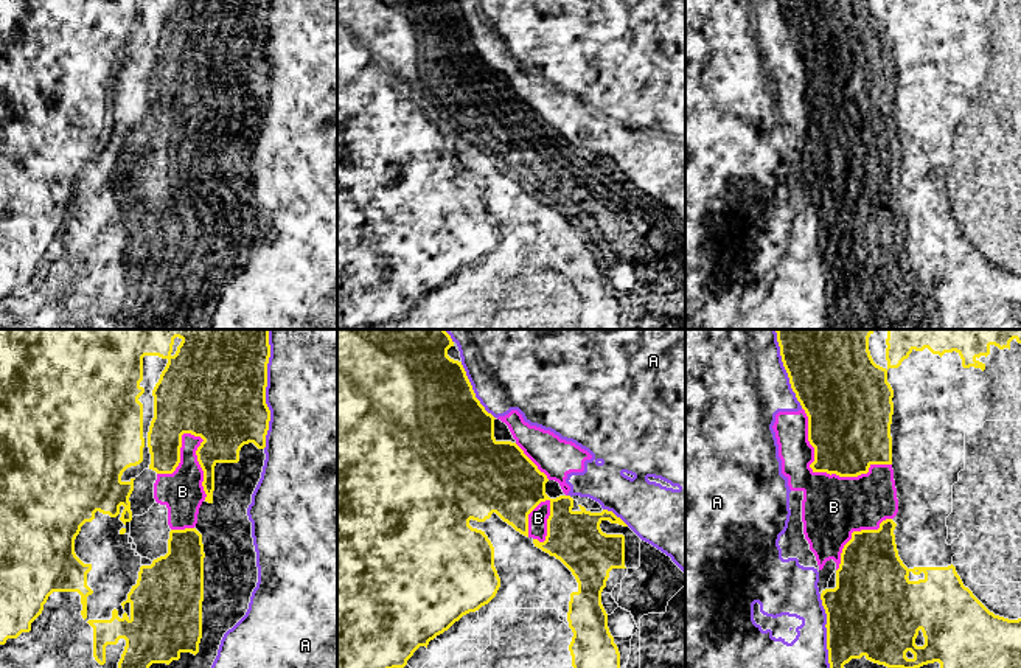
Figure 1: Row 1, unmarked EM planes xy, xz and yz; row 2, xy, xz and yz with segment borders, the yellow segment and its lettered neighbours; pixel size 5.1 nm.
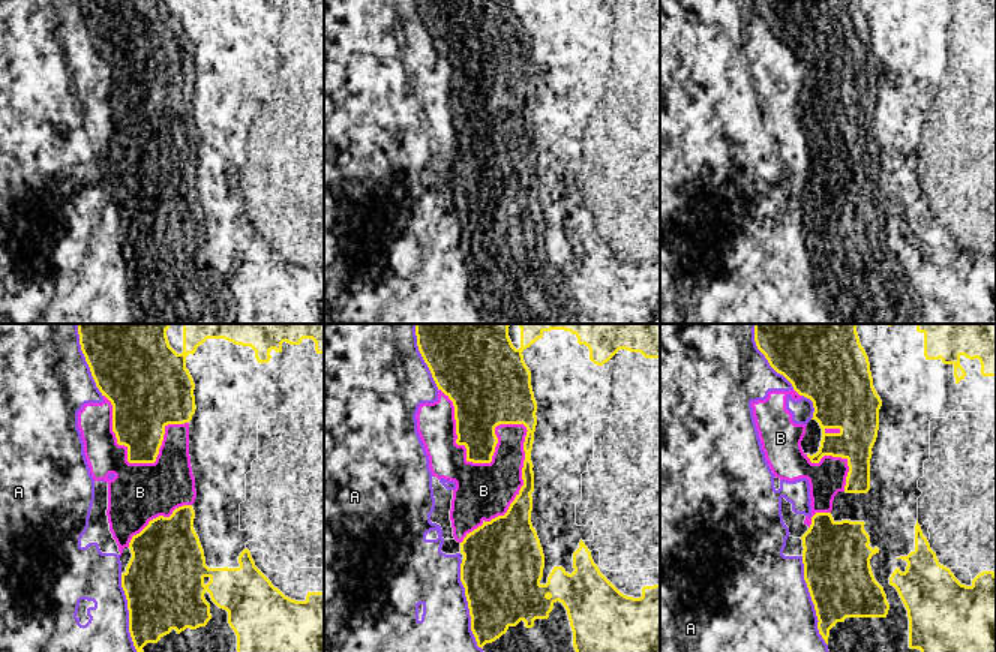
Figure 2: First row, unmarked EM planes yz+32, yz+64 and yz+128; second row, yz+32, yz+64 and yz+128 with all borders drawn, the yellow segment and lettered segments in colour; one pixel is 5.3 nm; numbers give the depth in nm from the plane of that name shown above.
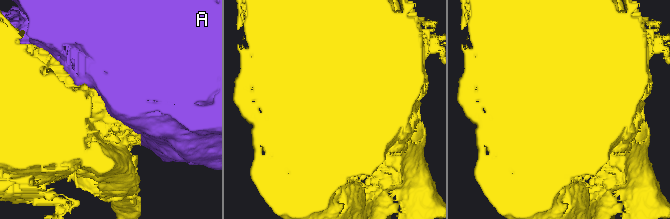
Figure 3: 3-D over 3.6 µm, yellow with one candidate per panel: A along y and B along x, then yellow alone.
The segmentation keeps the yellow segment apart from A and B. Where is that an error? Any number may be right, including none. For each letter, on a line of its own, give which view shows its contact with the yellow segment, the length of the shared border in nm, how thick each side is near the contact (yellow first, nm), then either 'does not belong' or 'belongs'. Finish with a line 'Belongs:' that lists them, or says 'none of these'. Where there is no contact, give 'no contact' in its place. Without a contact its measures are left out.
A: meets yellow in xy; contact 500 nm long; 480 nm thick on the yellow side, 480 nm on the other; does not belong
B: meets yellow in yz; contact 550 nm long; 400 nm thick on the yellow side, 320 nm on the other; does not belong
Belongs: none of these

